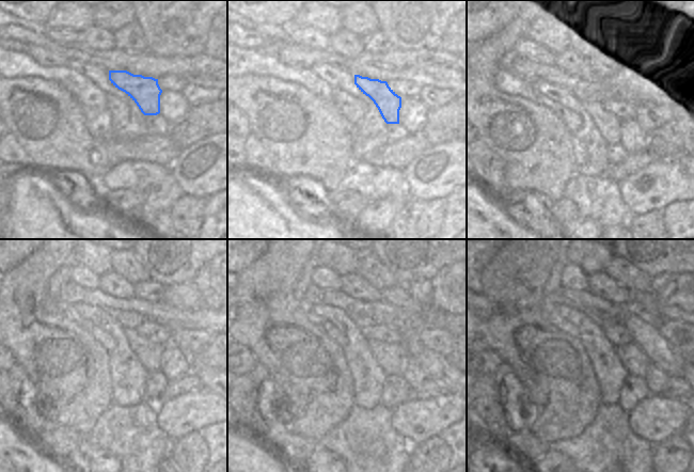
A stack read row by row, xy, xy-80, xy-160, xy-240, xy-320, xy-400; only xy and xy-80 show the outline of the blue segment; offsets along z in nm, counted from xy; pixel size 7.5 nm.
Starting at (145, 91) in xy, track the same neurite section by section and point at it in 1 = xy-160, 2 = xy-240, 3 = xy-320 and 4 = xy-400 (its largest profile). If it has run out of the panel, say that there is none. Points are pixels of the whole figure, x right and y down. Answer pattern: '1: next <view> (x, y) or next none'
1: next xy-160 (609, 94)
2: next xy-240 (148, 352)
3: next xy-320 (392, 358)
4: next xy-400 (636, 363)

